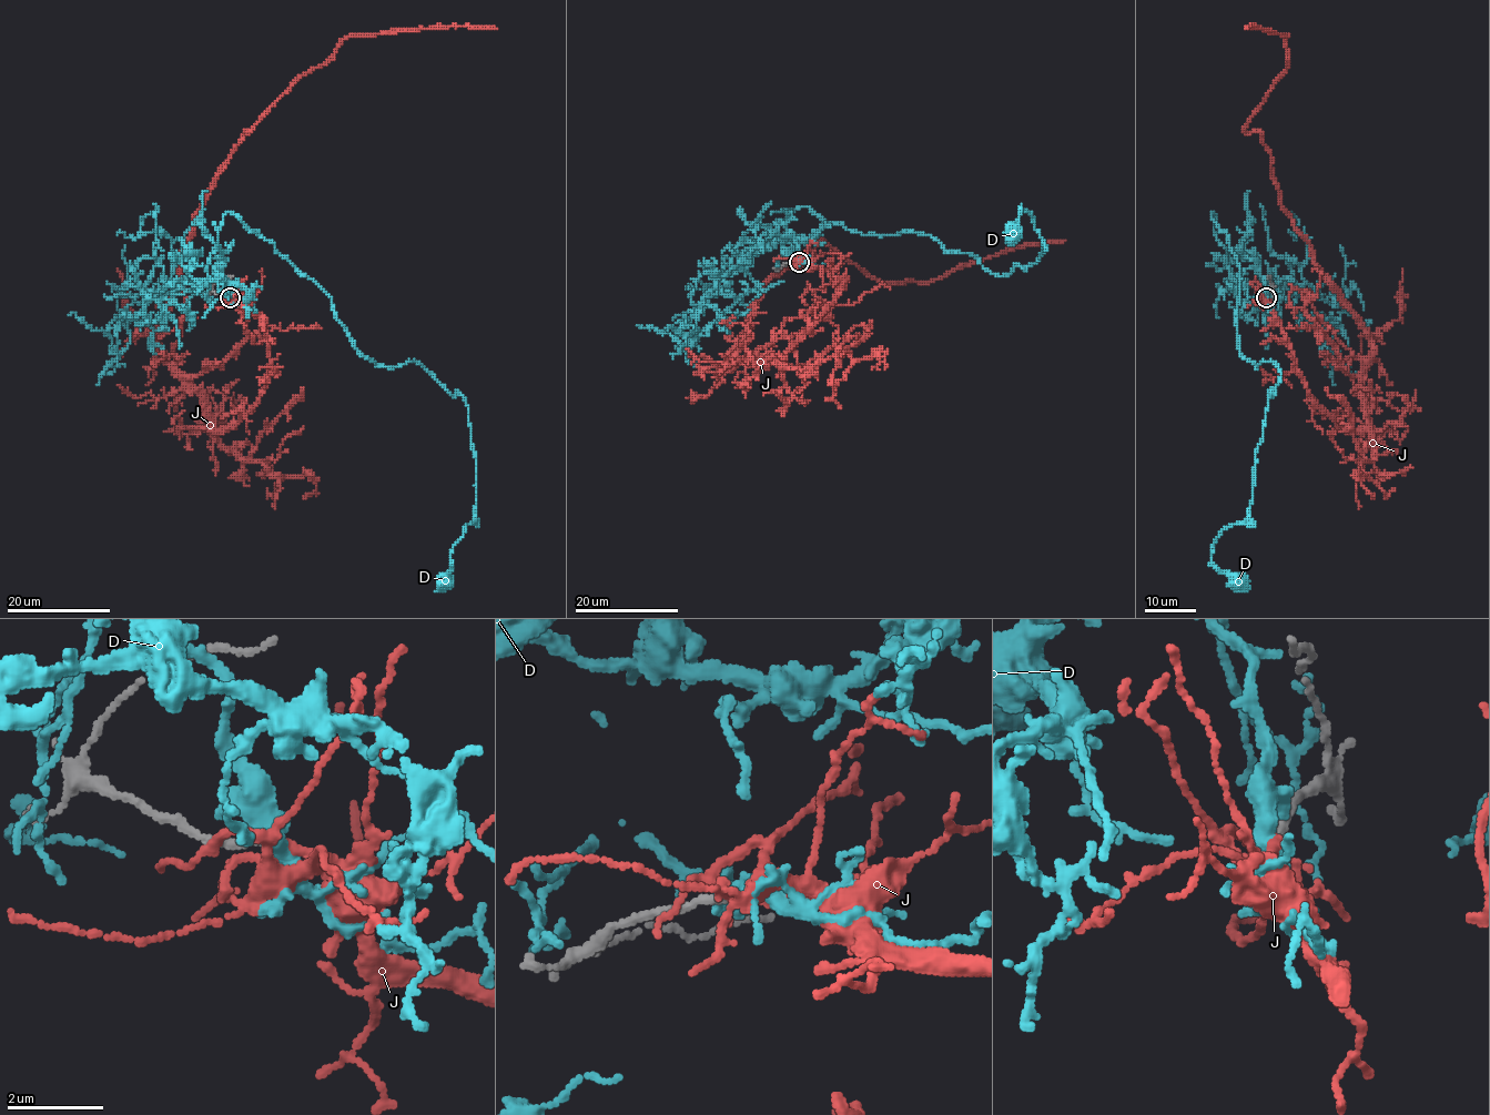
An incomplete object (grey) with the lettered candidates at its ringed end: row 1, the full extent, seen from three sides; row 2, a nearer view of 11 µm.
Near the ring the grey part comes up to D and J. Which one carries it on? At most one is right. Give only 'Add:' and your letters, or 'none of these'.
Add: J

